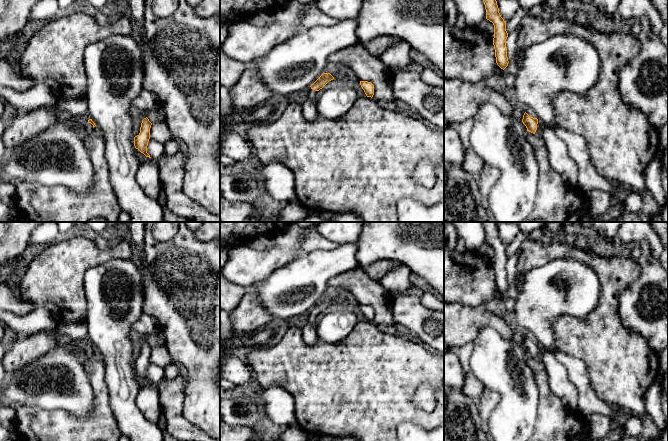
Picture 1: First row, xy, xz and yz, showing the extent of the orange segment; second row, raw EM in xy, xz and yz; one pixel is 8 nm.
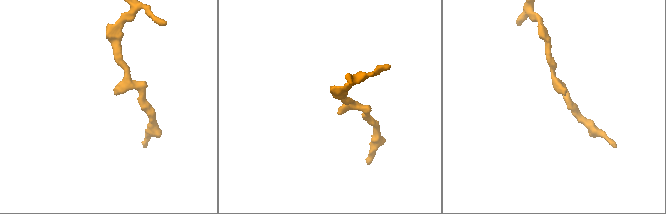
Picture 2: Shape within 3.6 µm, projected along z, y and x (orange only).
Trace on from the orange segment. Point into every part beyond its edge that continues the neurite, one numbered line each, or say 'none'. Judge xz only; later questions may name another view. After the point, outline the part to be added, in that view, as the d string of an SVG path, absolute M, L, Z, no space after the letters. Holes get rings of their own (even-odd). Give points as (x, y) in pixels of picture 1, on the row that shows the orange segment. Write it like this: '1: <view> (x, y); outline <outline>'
1: xz (312, 94); outline M310 89L309 92L308 92L308 100L312 104L316 105L317 99L318 99L318 92L313 90L313 89Z

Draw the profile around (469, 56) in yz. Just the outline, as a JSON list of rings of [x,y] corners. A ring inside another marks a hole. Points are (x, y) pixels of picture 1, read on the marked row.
[[[444,19],[444,78],[463,82],[484,82],[495,74],[493,41],[478,28],[461,32]]]

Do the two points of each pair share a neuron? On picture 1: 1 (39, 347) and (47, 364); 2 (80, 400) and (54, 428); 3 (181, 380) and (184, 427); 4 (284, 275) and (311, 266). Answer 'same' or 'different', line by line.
1: different
2: different
3: same
4: same

